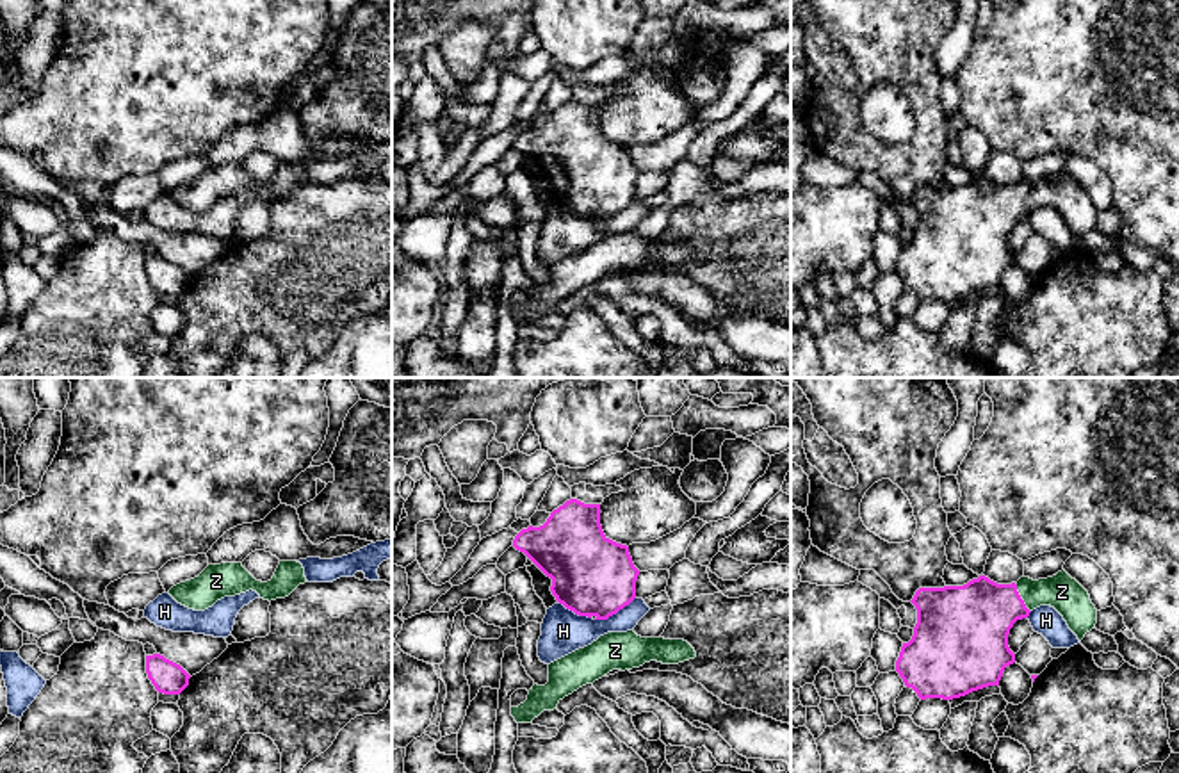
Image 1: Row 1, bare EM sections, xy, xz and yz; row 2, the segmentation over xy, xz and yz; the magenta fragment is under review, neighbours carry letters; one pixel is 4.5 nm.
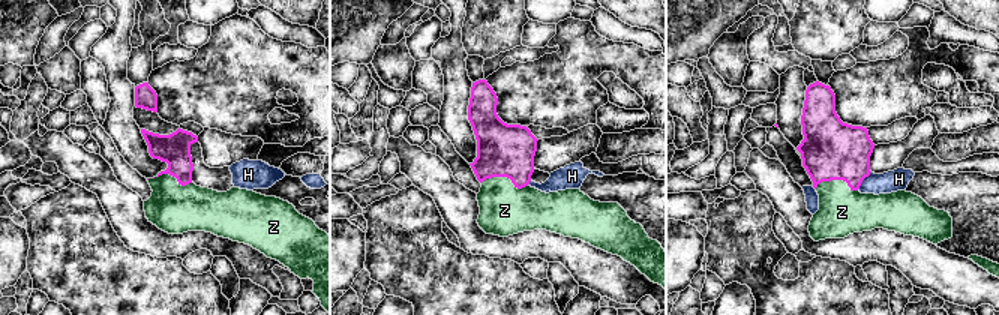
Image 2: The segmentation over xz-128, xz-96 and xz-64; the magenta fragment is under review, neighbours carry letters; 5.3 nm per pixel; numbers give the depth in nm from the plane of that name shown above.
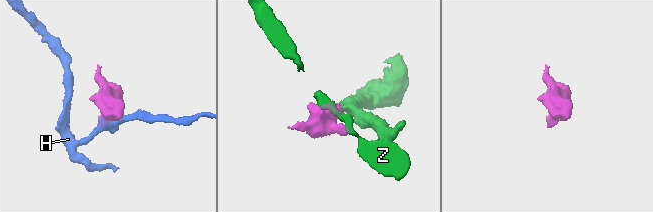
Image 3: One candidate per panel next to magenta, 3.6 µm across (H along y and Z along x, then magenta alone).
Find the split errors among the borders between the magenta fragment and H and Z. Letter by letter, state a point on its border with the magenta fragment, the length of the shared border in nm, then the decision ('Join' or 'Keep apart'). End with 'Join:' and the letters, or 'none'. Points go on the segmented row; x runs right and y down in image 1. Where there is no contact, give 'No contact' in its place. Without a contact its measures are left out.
H: Touches magenta at xz (615, 613). Shared border 220 nm. Keep apart
Z: Touches magenta at yz (1019, 597). Shared border 150 nm. Join
Join: Z

